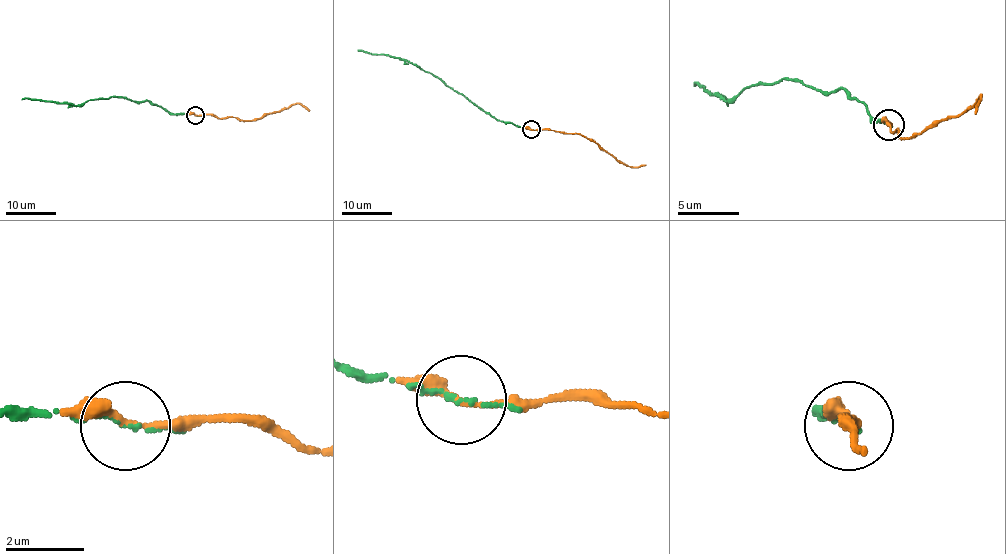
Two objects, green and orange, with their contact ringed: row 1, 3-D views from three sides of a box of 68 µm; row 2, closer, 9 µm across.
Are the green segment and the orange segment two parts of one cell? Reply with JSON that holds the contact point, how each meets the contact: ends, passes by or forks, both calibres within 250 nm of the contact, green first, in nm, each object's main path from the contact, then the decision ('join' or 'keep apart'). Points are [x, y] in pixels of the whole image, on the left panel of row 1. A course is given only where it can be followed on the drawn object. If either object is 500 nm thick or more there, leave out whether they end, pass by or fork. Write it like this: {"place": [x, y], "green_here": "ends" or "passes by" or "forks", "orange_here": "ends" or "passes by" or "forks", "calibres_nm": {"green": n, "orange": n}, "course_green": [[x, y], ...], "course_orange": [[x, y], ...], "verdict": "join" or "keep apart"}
{"place": [195, 115], "green_here": "passes by", "orange_here": "passes by", "calibres_nm": {"green": 70, "orange": 200}, "course_green": [[195, 115], [170, 114], [147, 101], [136, 102], [124, 97], [96, 98], [76, 105], [22, 100]], "course_orange": [[195, 115], [257, 120], [296, 103], [310, 110]], "verdict": "join"}

